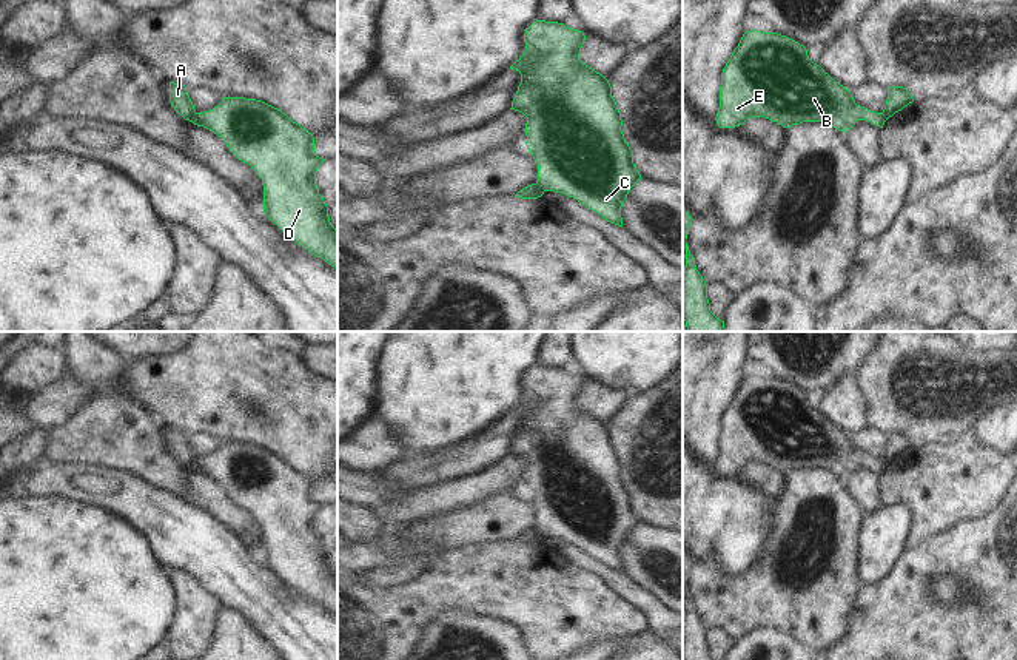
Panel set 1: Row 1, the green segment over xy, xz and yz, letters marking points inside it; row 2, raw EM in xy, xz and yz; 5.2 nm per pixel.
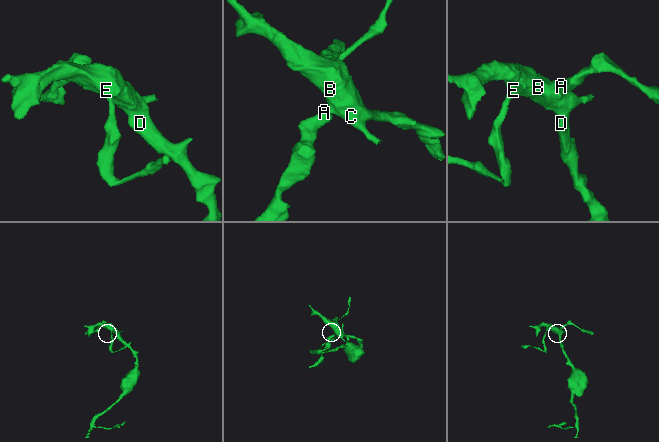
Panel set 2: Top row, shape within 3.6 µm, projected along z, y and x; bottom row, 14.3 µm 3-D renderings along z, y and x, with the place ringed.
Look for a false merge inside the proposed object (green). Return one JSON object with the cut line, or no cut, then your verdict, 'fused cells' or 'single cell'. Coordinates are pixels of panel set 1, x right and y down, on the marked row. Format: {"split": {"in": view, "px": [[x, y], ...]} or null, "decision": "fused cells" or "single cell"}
{"split": {"in": "xy", "px": [[198, 113], [190, 121]]}, "decision": "fused cells"}

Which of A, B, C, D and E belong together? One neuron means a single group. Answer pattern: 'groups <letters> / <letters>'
groups A / B C D E

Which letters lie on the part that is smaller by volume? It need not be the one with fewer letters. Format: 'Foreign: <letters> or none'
Foreign: A

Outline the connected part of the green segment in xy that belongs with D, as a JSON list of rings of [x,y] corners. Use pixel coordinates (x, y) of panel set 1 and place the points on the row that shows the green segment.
[[[223,97],[213,109],[197,113],[191,122],[222,137],[230,151],[262,179],[265,216],[337,270],[337,230],[330,222],[328,207],[316,185],[316,171],[324,159],[314,153],[313,134],[280,109],[245,97]]]

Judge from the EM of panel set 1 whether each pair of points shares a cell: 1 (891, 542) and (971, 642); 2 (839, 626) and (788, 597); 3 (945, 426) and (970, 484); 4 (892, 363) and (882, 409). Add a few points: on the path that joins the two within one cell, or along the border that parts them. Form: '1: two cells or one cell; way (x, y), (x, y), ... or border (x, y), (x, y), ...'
1: two cells; border (908, 546), (896, 563), (876, 580)
2: one cell; way (826, 617), (806, 597), (800, 597)
3: two cells; border (971, 429), (948, 444), (923, 444), (917, 447)
4: one cell; way (891, 373), (889, 398)

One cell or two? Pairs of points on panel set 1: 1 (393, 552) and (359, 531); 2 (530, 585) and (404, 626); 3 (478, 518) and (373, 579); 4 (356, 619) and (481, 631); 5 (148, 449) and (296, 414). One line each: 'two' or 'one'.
1: two
2: one
3: one
4: two
5: two

